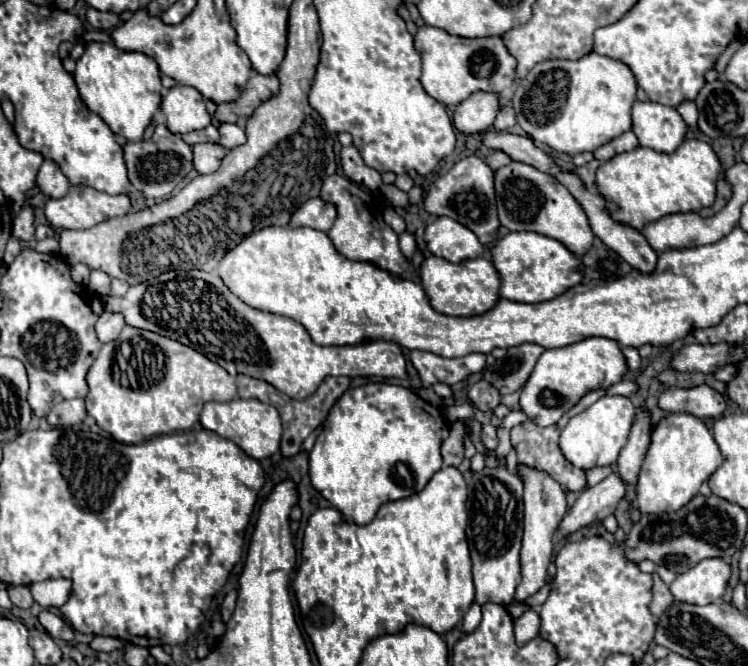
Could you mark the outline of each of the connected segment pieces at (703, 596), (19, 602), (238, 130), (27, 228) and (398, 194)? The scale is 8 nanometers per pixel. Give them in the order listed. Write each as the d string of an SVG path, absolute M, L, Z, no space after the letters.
M703 559L691 571L681 573L671 583L671 593L677 601L693 603L693 605L709 605L727 589L727 581L731 577L731 565L723 559Z
M11 585L7 591L9 591L9 597L11 597L11 601L13 601L17 607L21 607L21 609L29 609L29 607L31 607L33 599L31 599L29 587L25 587L25 585L13 587L13 585Z
M223 123L223 125L219 127L219 133L221 133L221 141L219 141L219 143L221 143L225 149L233 149L233 147L245 143L245 131L243 131L243 127L237 125L237 123Z
M25 203L21 209L19 209L19 213L17 213L17 217L13 219L13 235L17 237L17 239L23 239L23 241L31 241L33 237L35 237L35 209L33 209L33 205L29 205L29 203Z
M381 185L381 191L383 191L383 195L387 195L387 199L391 199L393 207L403 207L403 209L409 207L407 193L401 191L401 189L397 189L395 185Z

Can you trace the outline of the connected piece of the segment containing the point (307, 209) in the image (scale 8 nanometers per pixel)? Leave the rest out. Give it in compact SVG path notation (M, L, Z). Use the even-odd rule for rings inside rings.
M319 197L309 199L303 207L299 207L299 211L295 211L295 215L291 217L291 227L311 227L317 231L329 231L333 227L337 219L337 211L333 203L327 203Z

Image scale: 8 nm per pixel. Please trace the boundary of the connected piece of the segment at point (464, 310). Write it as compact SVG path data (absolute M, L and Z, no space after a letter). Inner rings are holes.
M431 255L421 263L421 287L429 297L431 307L443 315L471 317L489 311L499 299L499 285L501 285L499 273L495 271L493 263L487 261L485 257L449 263L447 259Z

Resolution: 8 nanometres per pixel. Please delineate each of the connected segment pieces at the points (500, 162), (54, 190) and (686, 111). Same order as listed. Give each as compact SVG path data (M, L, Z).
M493 151L491 155L485 157L485 161L487 161L487 165L495 171L495 169L499 169L499 167L505 167L505 165L511 163L513 159L511 159L507 153L503 153L503 151Z
M47 159L41 169L39 169L39 175L37 175L37 185L41 187L41 191L47 195L47 197L63 197L67 191L69 191L69 179L61 173L59 165L51 159Z
M685 101L685 103L681 103L679 107L677 107L677 111L679 111L679 115L683 117L683 121L689 125L689 127L697 127L697 107L691 103L691 101Z

